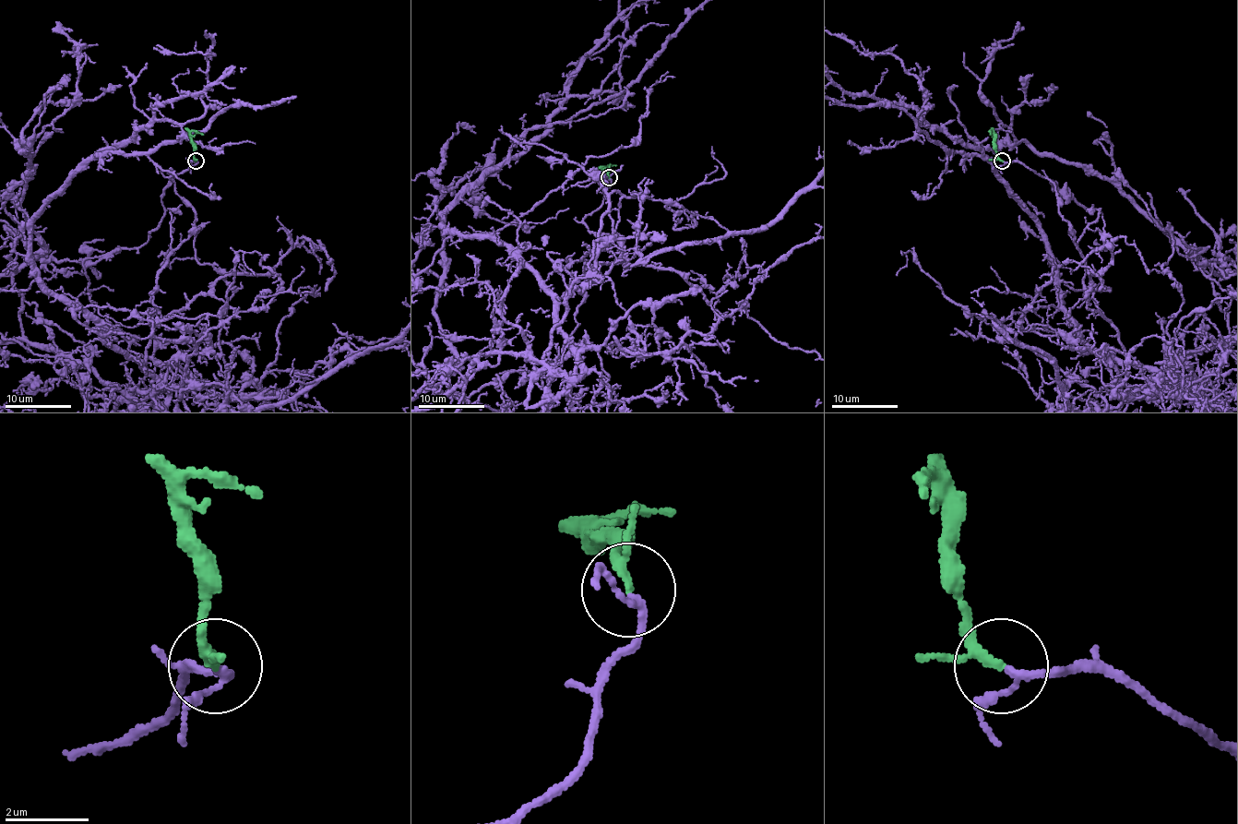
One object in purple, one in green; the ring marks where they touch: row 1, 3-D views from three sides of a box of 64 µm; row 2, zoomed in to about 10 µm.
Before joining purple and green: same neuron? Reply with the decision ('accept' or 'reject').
accept

